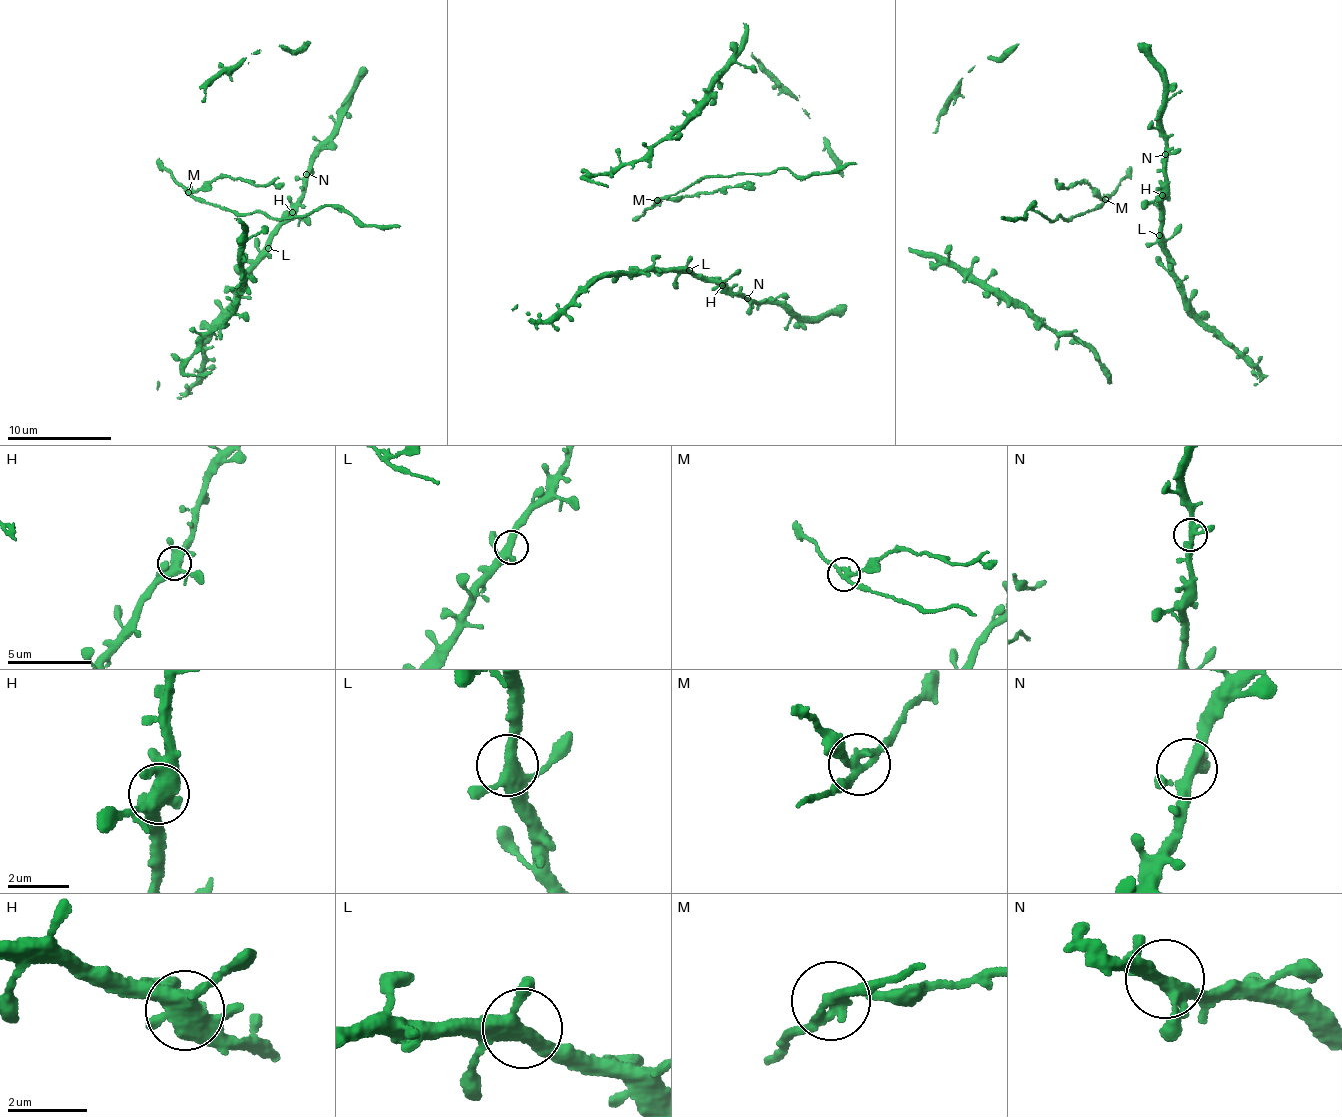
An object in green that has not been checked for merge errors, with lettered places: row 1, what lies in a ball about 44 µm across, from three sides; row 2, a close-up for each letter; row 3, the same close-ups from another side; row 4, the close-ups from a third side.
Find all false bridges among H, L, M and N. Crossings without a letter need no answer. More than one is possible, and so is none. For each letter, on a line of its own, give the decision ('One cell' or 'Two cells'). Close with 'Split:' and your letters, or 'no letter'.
H: One cell
L: One cell
M: Two cells
N: One cell
Split: M

